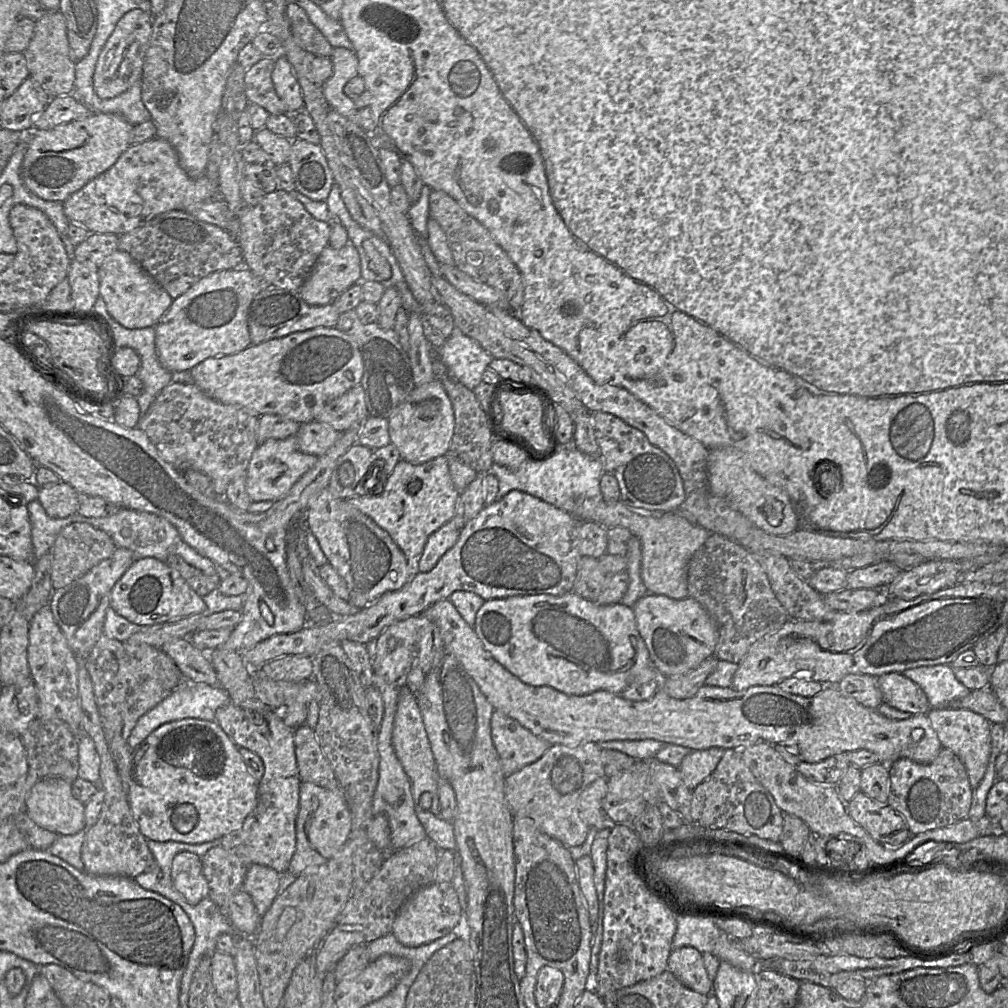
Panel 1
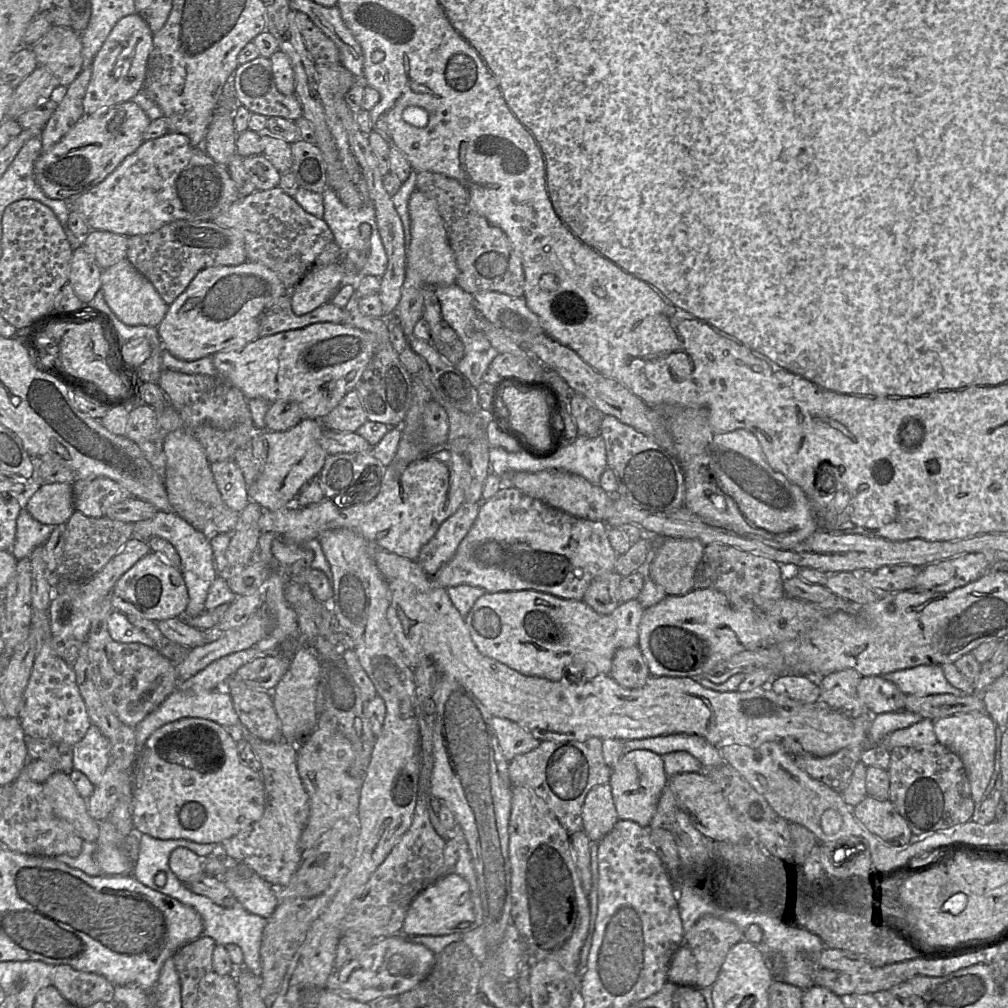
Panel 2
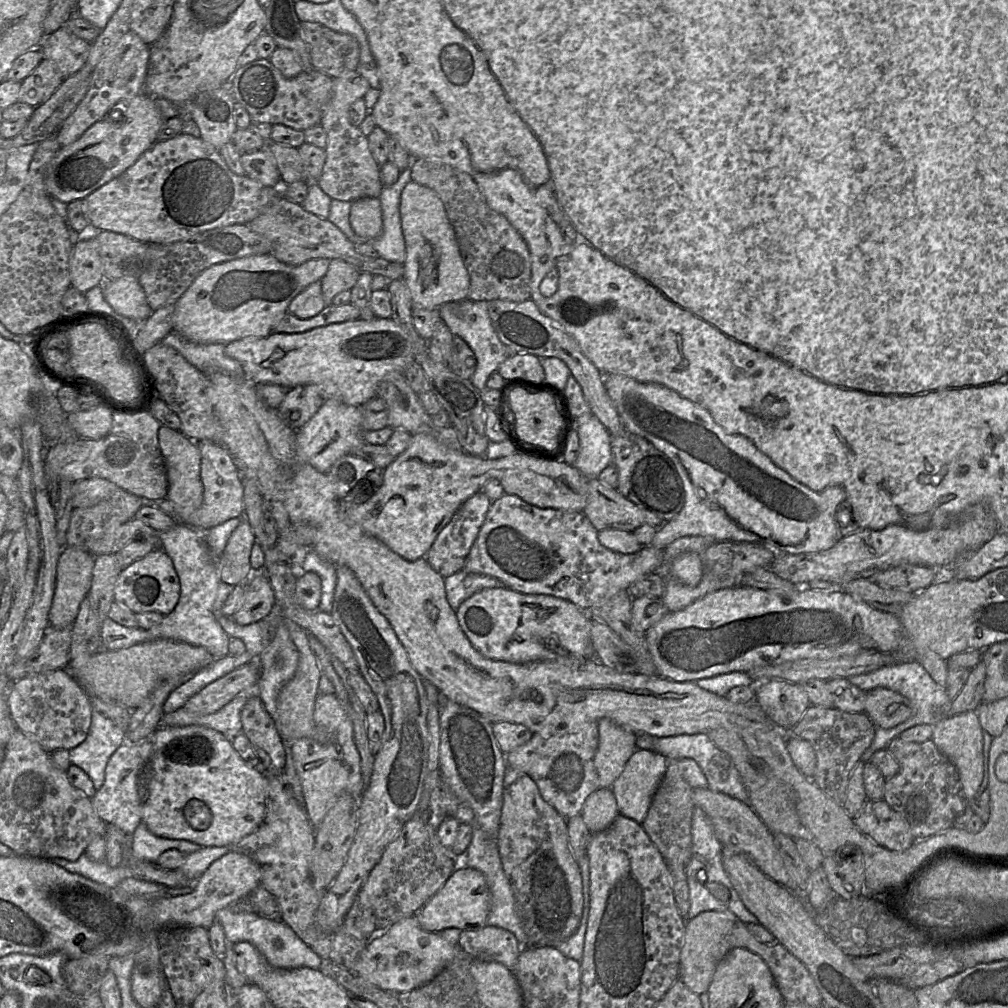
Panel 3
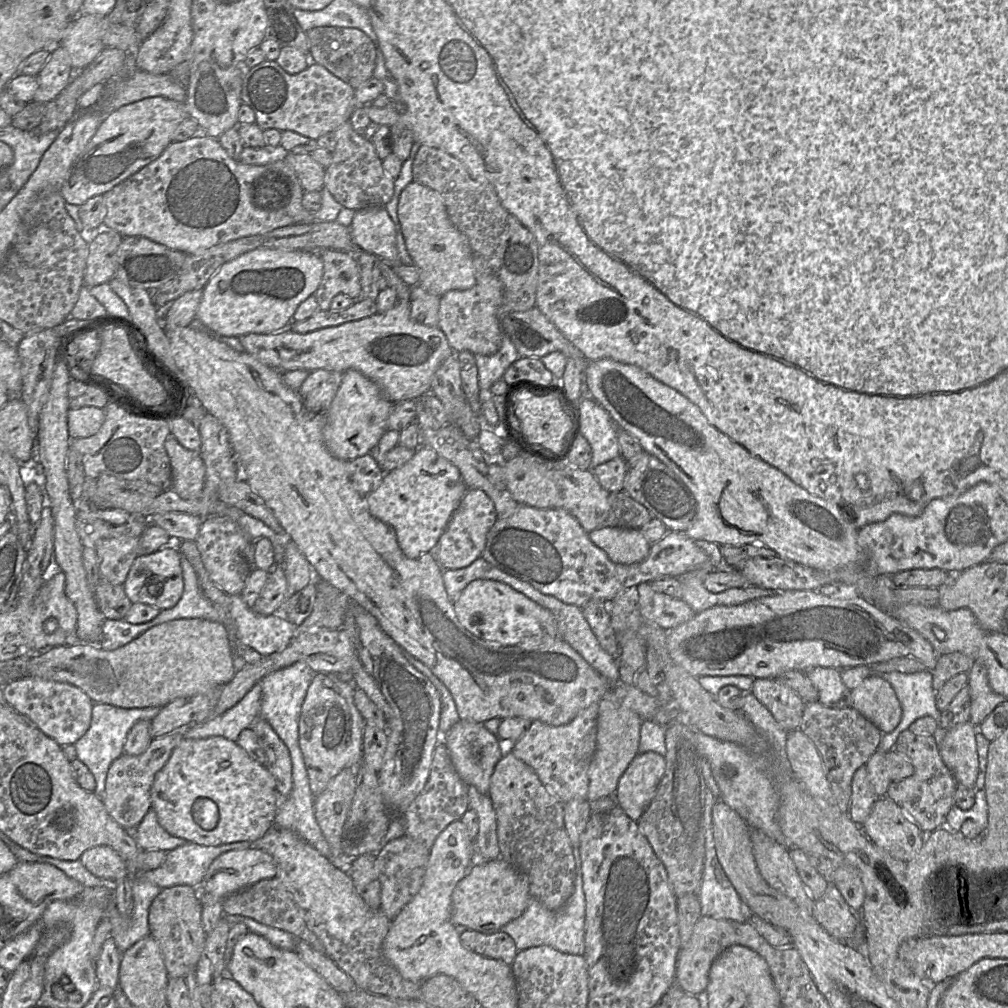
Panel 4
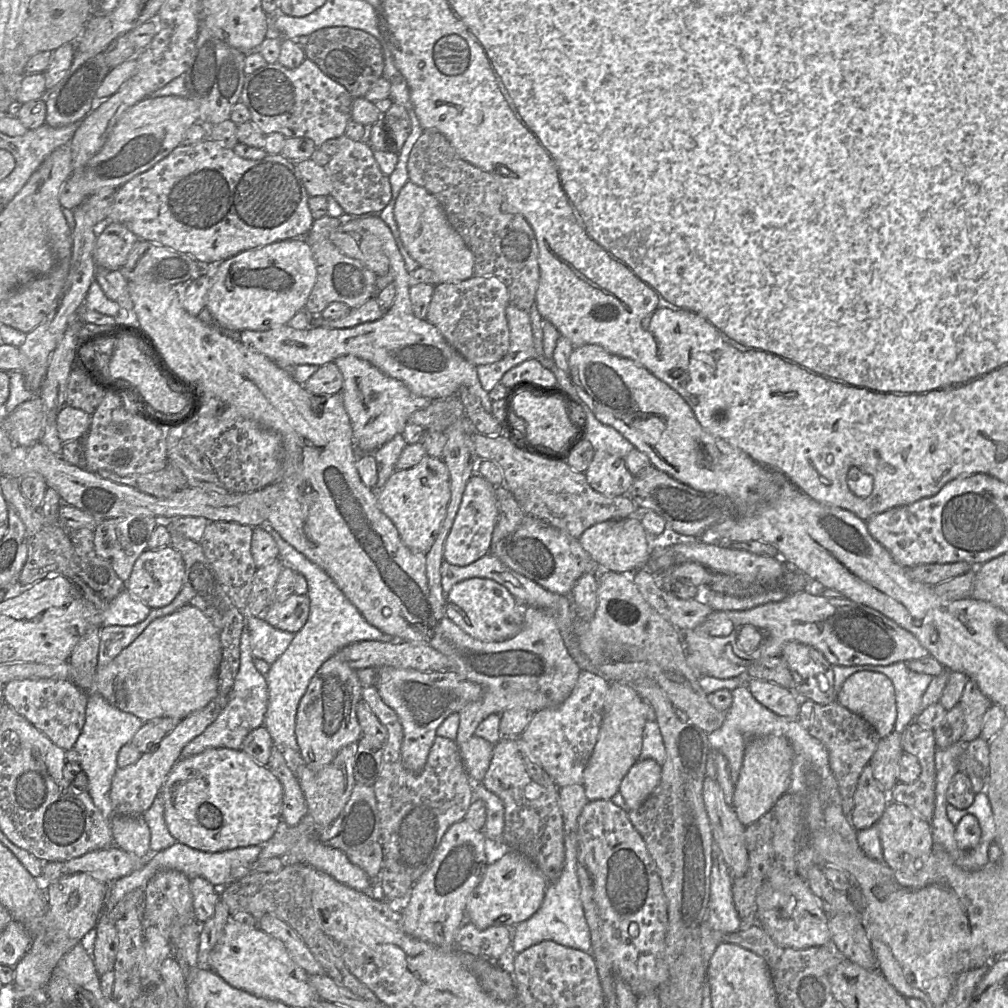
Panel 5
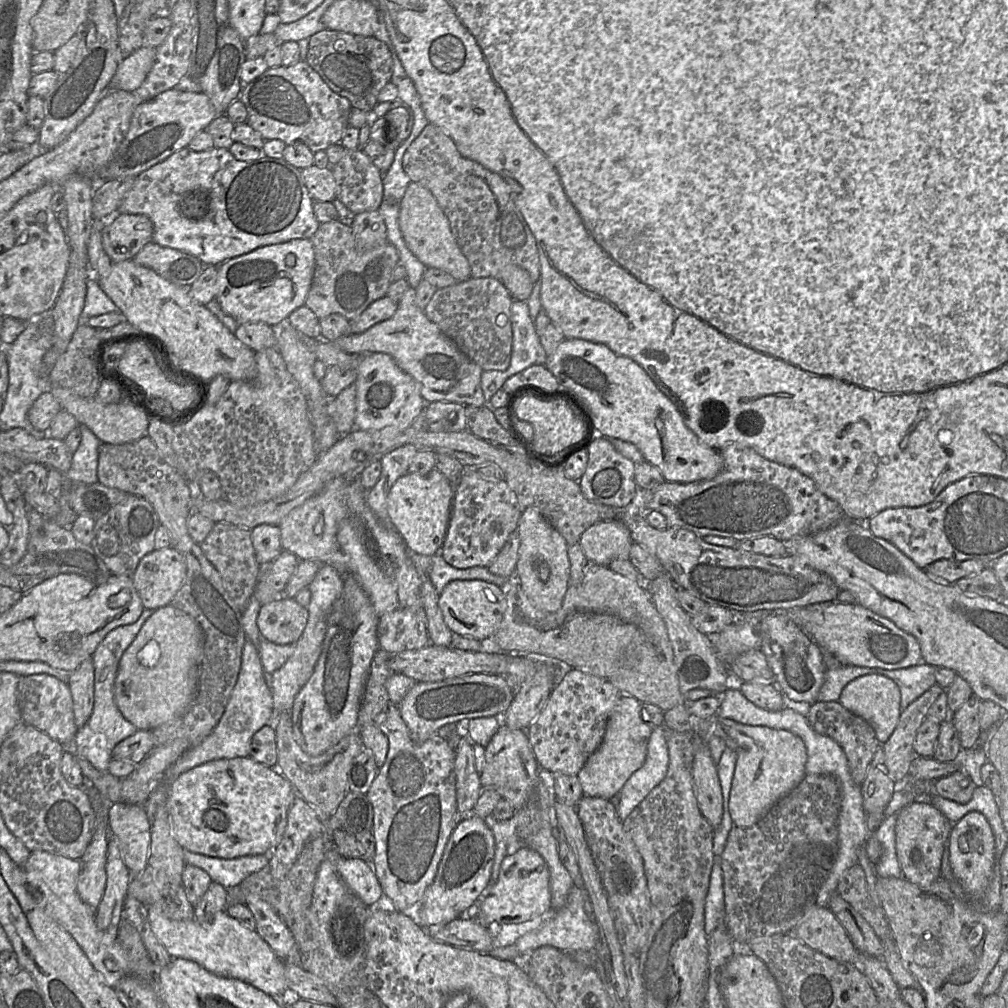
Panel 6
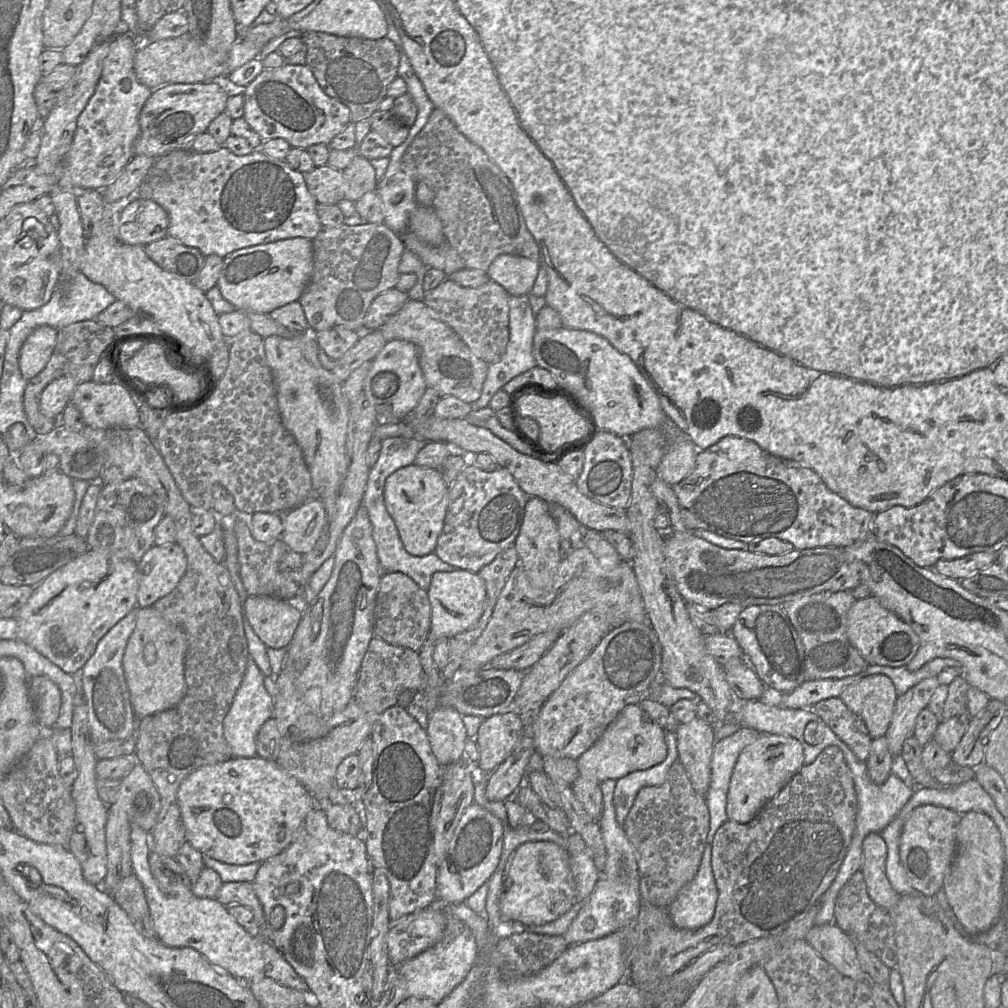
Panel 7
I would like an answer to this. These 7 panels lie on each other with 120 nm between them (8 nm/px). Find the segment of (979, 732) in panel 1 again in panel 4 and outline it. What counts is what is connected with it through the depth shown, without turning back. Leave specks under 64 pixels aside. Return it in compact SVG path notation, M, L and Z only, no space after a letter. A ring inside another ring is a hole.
M970 721L939 734L939 752L958 784L975 788L979 773L976 728Z

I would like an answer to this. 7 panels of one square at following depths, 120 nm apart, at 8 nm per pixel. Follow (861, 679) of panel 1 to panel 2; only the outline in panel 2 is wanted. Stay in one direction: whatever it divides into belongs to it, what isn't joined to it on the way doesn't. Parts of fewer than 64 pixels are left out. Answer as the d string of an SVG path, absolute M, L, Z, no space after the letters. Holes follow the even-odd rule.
M844 669L819 677L820 700L834 710L841 711L850 718L862 713L871 713L857 694L861 675L853 669Z

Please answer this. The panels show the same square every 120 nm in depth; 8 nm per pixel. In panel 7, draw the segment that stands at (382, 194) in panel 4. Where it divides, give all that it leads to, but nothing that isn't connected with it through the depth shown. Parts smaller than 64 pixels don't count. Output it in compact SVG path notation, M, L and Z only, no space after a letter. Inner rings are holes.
M358 154L352 162L342 170L346 182L345 199L356 202L365 193L377 190L376 172L370 160Z

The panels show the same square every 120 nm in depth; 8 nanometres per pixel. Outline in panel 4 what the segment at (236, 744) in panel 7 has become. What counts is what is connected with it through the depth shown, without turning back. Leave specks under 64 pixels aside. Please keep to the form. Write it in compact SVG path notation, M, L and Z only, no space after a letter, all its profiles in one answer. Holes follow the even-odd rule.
M256 683L245 696L233 707L219 716L191 726L184 734L185 738L204 739L221 736L231 741L237 741L242 730L251 728L254 721L260 717L262 699L261 683Z

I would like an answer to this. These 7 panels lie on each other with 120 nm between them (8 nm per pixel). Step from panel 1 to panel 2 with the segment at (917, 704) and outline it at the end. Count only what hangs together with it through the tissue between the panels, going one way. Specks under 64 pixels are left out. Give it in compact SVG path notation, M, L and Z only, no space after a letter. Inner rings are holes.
M883 676L861 677L857 694L872 715L905 708L906 694Z

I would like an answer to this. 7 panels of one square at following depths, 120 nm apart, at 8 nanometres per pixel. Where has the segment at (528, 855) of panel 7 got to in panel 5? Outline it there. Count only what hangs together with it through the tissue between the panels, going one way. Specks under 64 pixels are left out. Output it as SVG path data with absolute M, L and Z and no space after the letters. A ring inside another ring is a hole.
M509 851L487 866L480 883L468 896L465 913L479 929L517 925L539 909L547 887L547 880L529 858Z

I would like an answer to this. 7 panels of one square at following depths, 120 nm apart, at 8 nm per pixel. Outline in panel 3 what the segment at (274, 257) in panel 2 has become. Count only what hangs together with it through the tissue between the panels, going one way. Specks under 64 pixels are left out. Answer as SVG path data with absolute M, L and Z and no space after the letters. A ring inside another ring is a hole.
M284 195L277 197L252 221L246 224L251 230L262 235L271 243L272 254L277 260L297 266L317 259L341 259L354 265L361 273L382 275L389 280L402 279L404 263L390 262L380 257L373 258L360 254L345 234L328 219L322 219L303 209L300 204L290 201Z

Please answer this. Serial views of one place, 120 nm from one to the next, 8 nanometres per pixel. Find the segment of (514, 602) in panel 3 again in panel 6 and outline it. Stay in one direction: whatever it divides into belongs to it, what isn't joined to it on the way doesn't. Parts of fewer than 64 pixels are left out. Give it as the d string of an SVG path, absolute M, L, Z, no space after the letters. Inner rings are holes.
M453 580L440 593L438 605L453 635L489 641L497 631L506 609L505 590L482 580Z

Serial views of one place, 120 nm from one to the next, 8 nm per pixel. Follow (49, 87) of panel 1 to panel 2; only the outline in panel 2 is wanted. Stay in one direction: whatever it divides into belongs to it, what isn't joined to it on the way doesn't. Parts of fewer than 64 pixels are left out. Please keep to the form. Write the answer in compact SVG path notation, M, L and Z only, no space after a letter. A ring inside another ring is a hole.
M52 25L31 48L39 66L47 68L54 75L61 90L69 86L84 68L81 34L75 32L72 28Z

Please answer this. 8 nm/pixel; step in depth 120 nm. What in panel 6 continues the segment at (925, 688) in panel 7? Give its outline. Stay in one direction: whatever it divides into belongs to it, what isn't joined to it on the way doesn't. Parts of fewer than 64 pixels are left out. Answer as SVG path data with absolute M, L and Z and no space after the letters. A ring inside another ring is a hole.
M937 683L932 685L921 696L914 700L906 709L901 711L898 723L888 738L888 740L881 745L885 755L885 768L889 777L894 783L901 782L908 774L910 762L914 756L913 743L916 737L917 730L925 719L926 714L937 697L944 691L944 689Z

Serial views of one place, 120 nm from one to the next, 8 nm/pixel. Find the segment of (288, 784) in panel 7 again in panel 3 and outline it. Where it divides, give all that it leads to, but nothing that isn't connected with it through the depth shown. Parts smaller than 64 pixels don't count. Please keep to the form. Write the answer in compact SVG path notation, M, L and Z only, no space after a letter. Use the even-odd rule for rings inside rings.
M189 725L160 727L149 739L153 748L138 774L138 795L142 809L142 822L146 824L152 834L168 839L188 840L201 847L221 847L236 845L243 837L254 832L262 824L267 813L268 775L262 768L252 767L240 757L232 744L233 738L227 738L221 732L206 726Z

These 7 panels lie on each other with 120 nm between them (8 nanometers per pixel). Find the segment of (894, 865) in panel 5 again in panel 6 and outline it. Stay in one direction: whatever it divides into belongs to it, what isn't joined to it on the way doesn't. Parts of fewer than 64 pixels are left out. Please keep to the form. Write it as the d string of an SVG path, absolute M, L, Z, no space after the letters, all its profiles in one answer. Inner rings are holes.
M913 801L897 813L896 854L906 880L919 886L928 886L941 876L942 855L952 825L937 808L927 802Z

